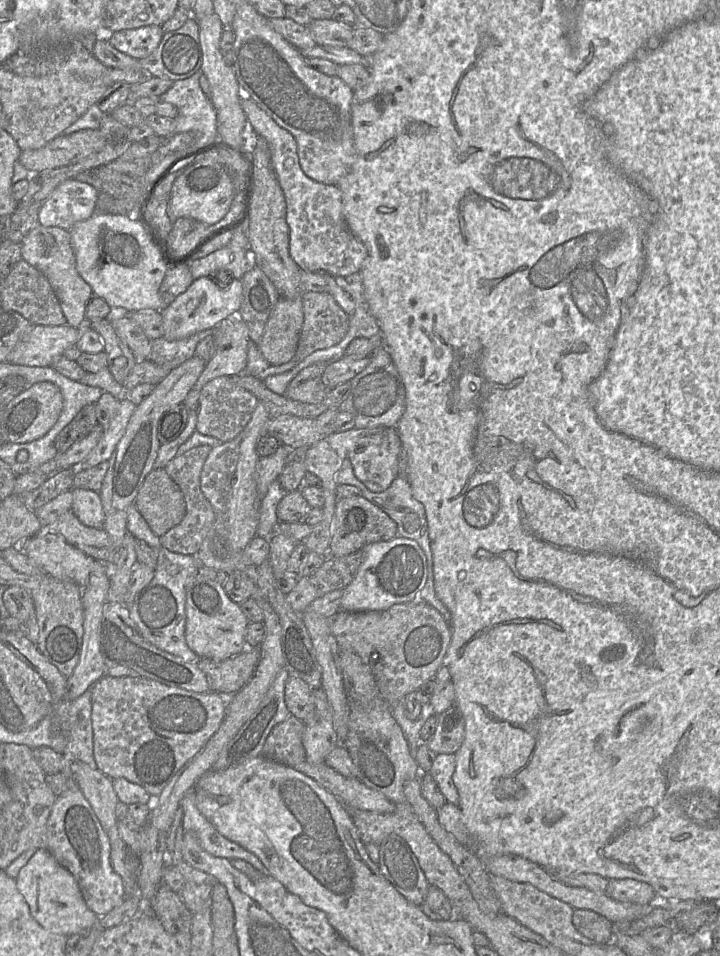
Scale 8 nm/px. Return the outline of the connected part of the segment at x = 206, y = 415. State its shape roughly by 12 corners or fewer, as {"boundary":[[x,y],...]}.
{"boundary":[[232,376],[201,390],[196,431],[223,443],[259,400]]}

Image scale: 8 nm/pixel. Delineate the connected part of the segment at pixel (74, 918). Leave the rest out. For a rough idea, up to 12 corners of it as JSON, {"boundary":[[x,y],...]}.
{"boundary":[[38,849],[15,880],[32,917],[70,937],[91,929],[76,879]]}

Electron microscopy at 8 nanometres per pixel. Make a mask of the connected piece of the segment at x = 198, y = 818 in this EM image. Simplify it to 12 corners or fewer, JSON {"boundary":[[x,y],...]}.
{"boundary":[[193,792],[179,805],[184,833],[210,854],[244,860],[268,873],[252,852],[222,835],[198,810]]}

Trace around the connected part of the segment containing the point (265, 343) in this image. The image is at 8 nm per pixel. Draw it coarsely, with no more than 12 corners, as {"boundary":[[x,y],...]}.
{"boundary":[[302,295],[279,298],[258,344],[269,363],[295,356]]}

